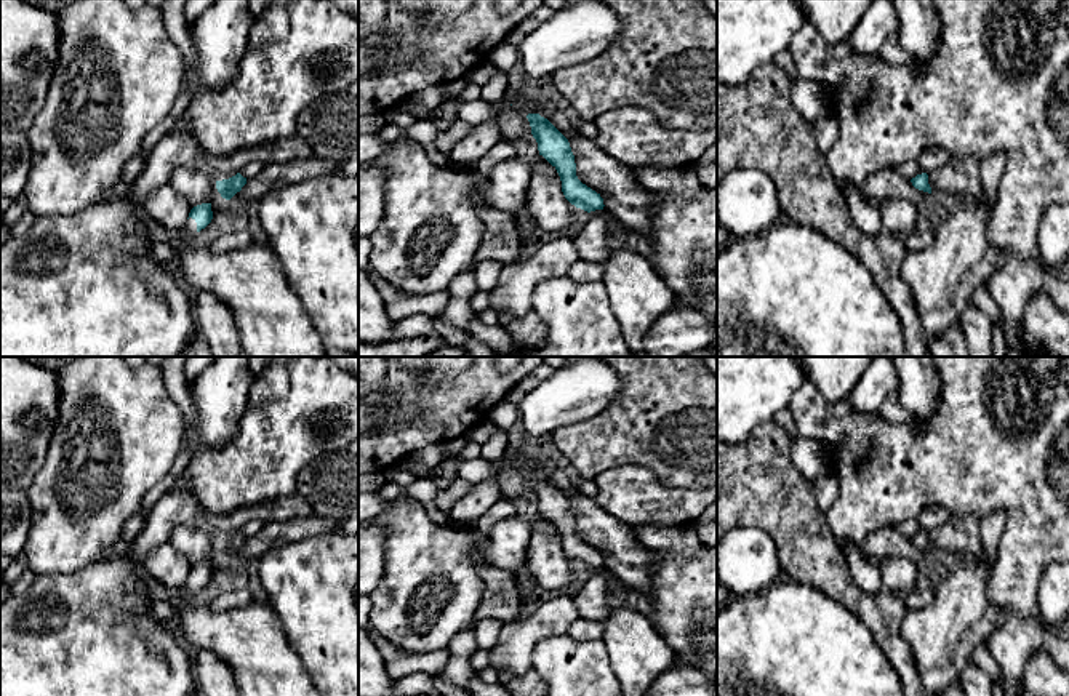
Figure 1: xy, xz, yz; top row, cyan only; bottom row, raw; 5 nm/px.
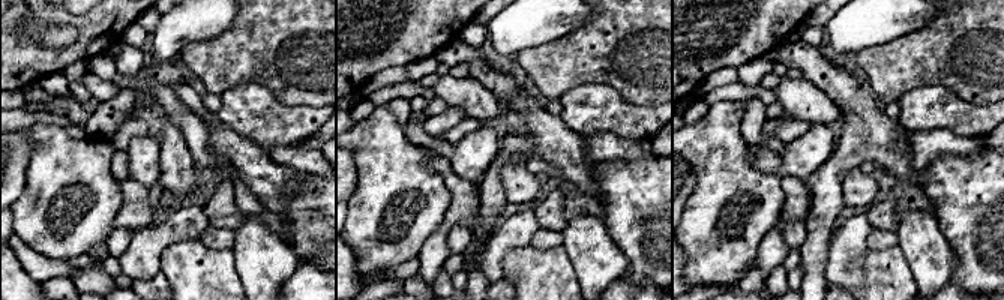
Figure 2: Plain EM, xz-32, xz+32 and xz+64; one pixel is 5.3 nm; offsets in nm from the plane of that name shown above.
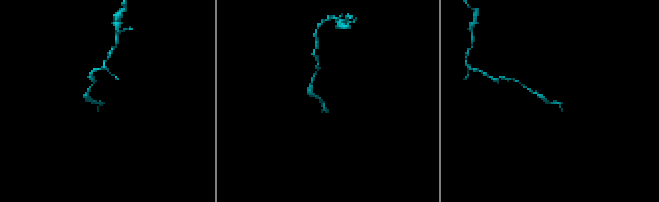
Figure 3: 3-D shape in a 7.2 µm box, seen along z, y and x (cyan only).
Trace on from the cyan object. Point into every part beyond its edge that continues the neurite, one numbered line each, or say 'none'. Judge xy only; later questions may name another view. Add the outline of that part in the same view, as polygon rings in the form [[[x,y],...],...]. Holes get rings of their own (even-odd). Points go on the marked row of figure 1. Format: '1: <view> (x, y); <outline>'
1: xy (271, 320); [[[189,218],[174,254],[179,258],[182,277],[194,291],[214,294],[232,310],[242,346],[250,357],[328,357],[320,334],[286,283],[283,266],[272,246],[253,242],[237,251],[213,254],[194,243],[195,234],[197,222]]]

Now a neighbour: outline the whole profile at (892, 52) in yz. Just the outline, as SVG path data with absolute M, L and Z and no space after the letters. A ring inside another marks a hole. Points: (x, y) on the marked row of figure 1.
M896 32L887 37L880 50L880 56L883 58L885 62L891 66L904 66L912 62L912 54L901 46Z

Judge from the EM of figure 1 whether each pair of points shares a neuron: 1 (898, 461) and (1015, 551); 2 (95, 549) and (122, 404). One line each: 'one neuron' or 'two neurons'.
1: one neuron
2: one neuron

